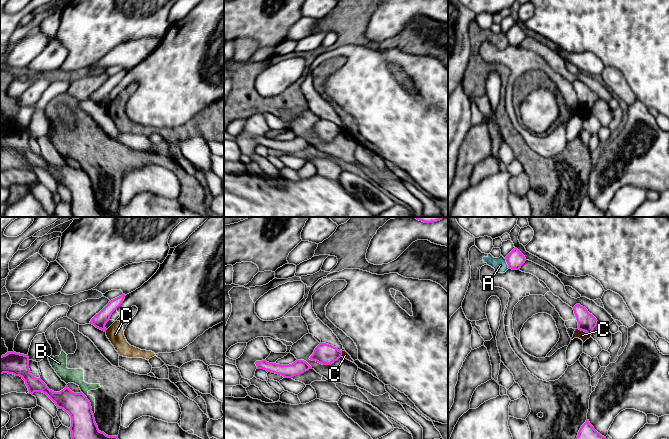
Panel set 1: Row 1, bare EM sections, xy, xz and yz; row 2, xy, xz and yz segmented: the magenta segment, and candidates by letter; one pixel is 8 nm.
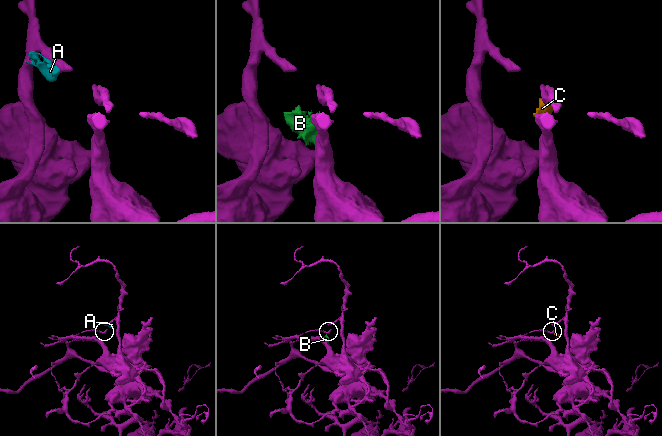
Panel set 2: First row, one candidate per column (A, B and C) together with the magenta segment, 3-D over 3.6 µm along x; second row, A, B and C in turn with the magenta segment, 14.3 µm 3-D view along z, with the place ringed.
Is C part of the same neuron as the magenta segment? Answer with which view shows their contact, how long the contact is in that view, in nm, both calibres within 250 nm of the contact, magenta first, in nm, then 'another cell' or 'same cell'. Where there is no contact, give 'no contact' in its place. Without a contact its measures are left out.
yz | 120 nm | 150/70 nm | another cell

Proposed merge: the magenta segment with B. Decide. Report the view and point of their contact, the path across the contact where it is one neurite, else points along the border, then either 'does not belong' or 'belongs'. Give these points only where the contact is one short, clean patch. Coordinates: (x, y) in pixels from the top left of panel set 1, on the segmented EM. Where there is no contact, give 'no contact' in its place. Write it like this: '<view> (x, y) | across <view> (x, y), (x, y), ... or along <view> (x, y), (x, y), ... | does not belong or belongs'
xy (90, 403) | along xy (81, 391), (89, 401), (93, 414) | does not belong

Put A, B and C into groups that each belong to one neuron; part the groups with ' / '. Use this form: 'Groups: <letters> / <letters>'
Groups: A B C

